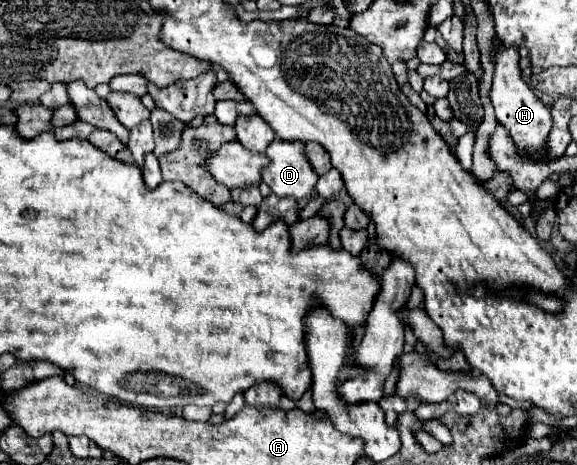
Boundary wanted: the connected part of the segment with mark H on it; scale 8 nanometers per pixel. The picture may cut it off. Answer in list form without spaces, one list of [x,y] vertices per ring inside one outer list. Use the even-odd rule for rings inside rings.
[[[494,41],[498,51],[496,51],[496,59],[494,59],[494,81],[492,81],[492,89],[490,89],[490,101],[494,105],[496,119],[500,125],[504,125],[518,149],[520,157],[526,157],[530,161],[548,161],[548,149],[546,149],[546,141],[548,141],[548,131],[552,129],[552,119],[546,117],[550,115],[550,109],[534,95],[534,91],[520,79],[520,55],[516,49],[508,49],[504,47],[500,41]]]

